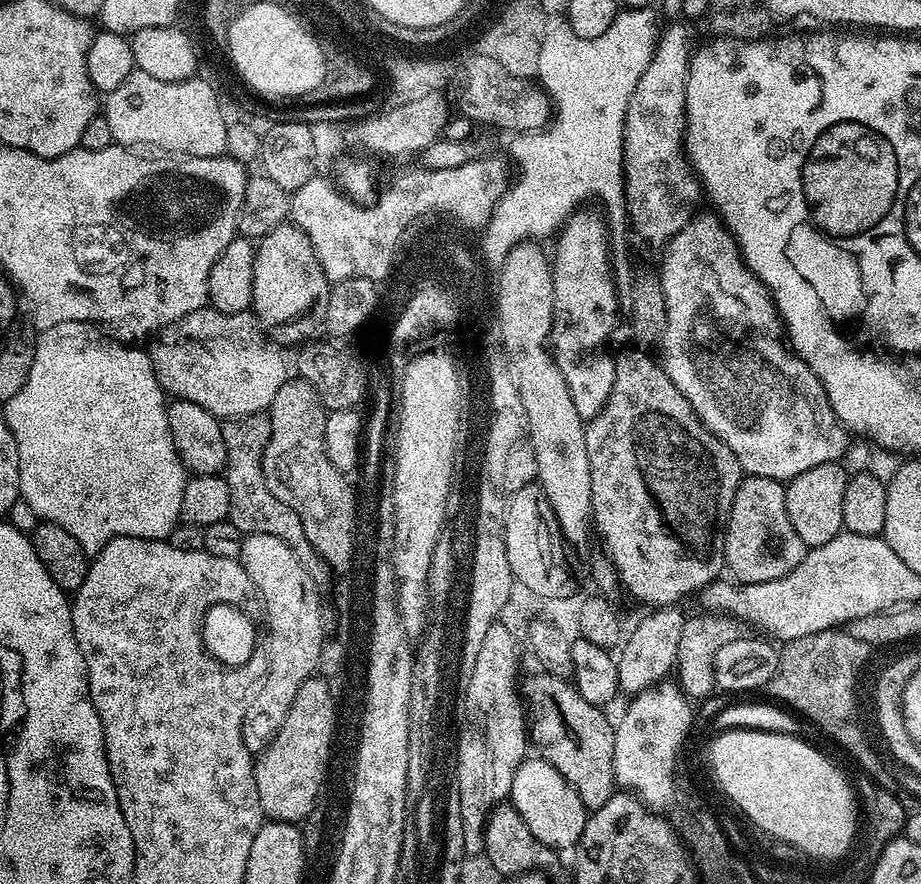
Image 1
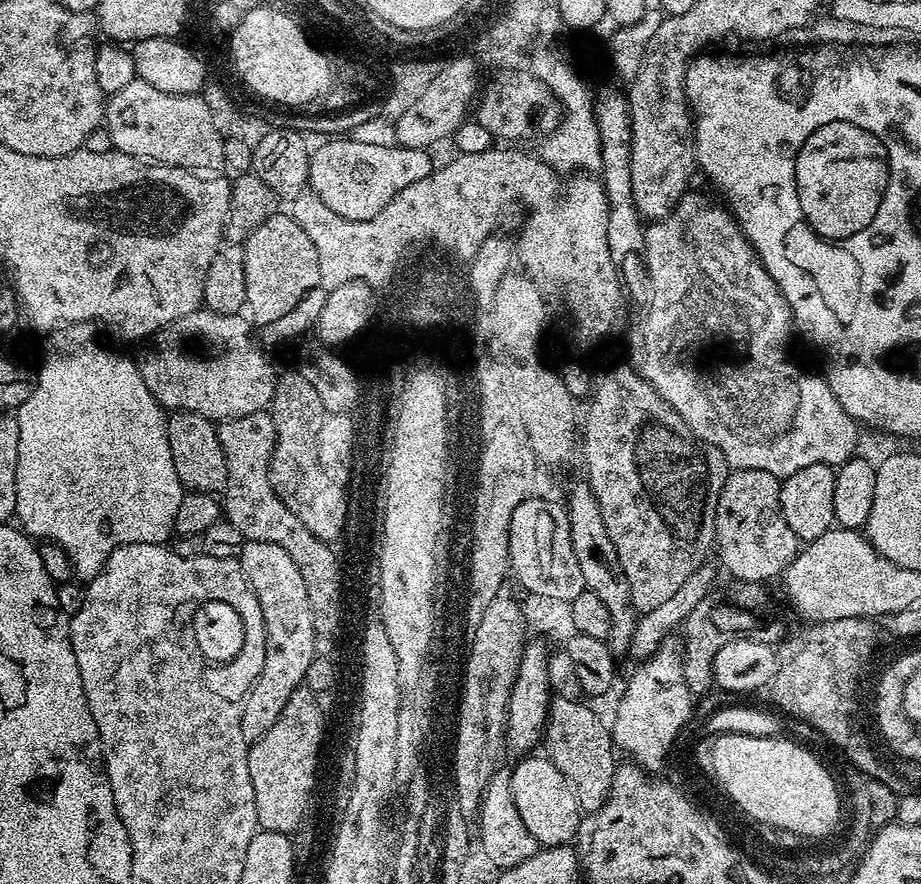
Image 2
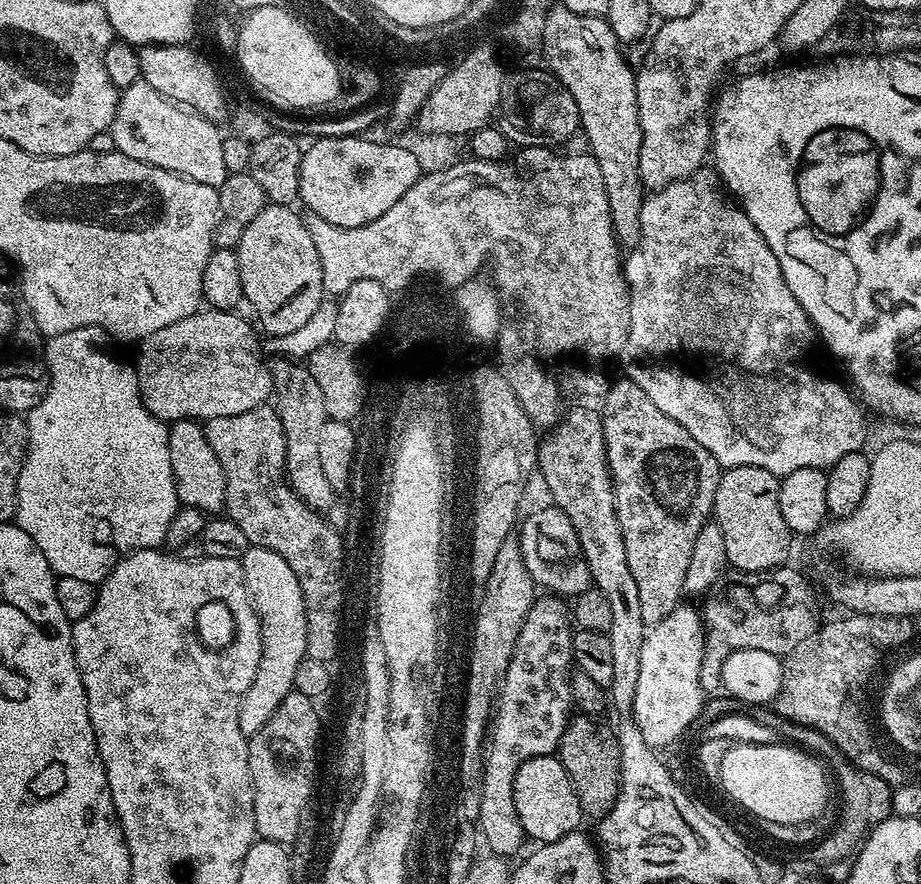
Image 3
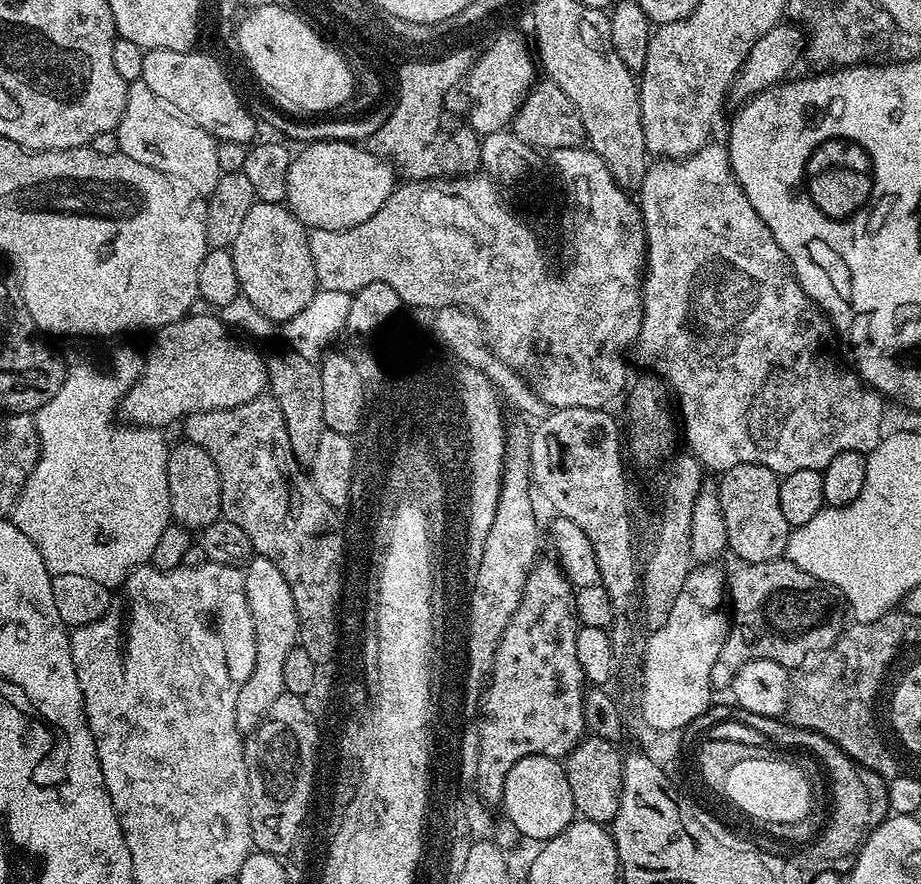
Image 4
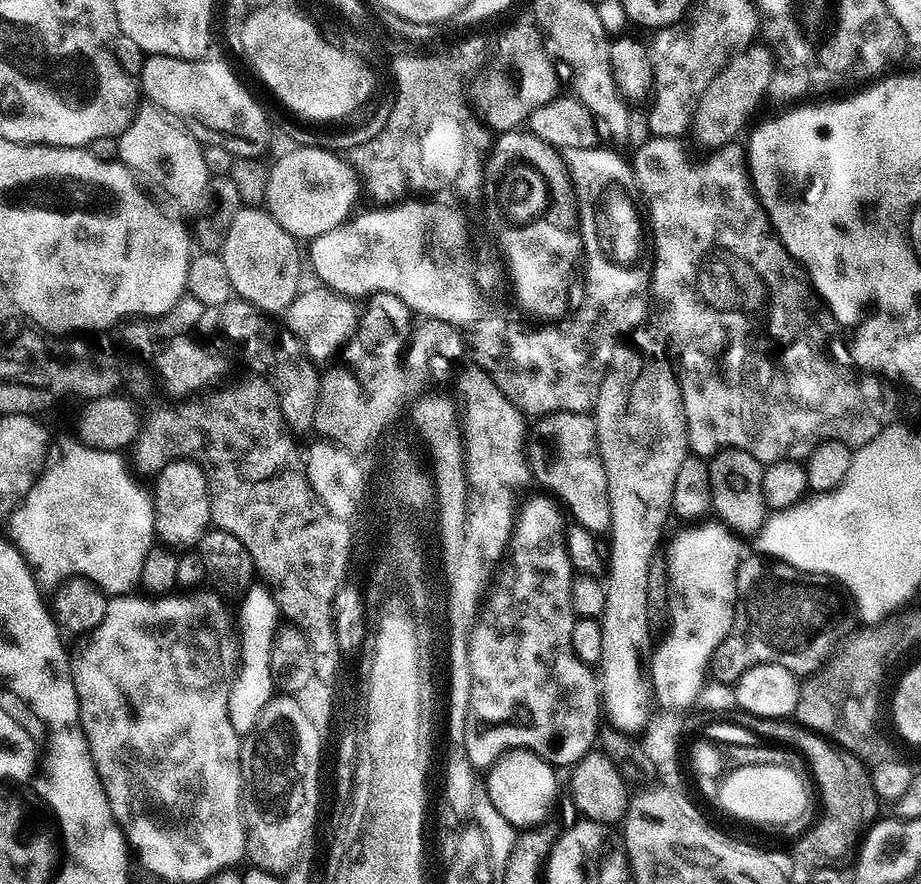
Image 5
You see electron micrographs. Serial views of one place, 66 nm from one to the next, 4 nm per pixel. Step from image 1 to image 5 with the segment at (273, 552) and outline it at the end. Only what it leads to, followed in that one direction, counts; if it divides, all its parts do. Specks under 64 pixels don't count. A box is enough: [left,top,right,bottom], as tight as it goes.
[228,582,282,734]

